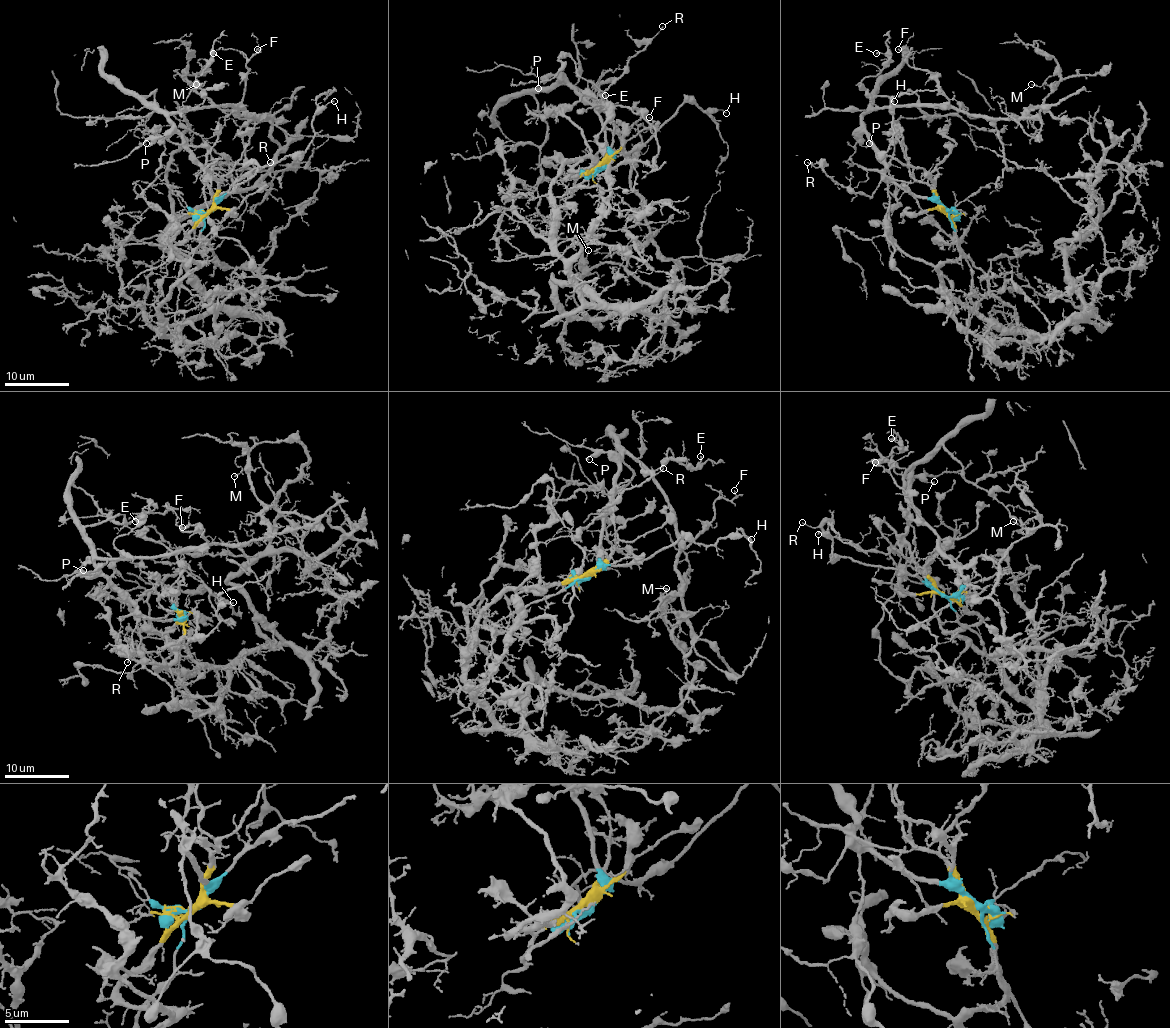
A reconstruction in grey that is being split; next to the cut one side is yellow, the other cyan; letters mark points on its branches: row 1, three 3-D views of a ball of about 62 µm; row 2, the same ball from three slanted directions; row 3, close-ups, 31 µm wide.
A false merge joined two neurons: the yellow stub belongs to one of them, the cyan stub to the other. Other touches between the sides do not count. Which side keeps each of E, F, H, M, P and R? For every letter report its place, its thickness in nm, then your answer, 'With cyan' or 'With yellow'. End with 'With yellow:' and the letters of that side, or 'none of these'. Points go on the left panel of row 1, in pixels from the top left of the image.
E: Place: (213, 53). Thickness 140 nm. With cyan
F: Place: (257, 49). Thickness 100 nm. With cyan
H: Place: (334, 101). Thickness 100 nm. With cyan
M: Place: (196, 84). Thickness 120 nm. With yellow
P: Place: (146, 143). Thickness 130 nm. With cyan
R: Place: (270, 162). Thickness 90 nm. With cyan
With yellow: M

